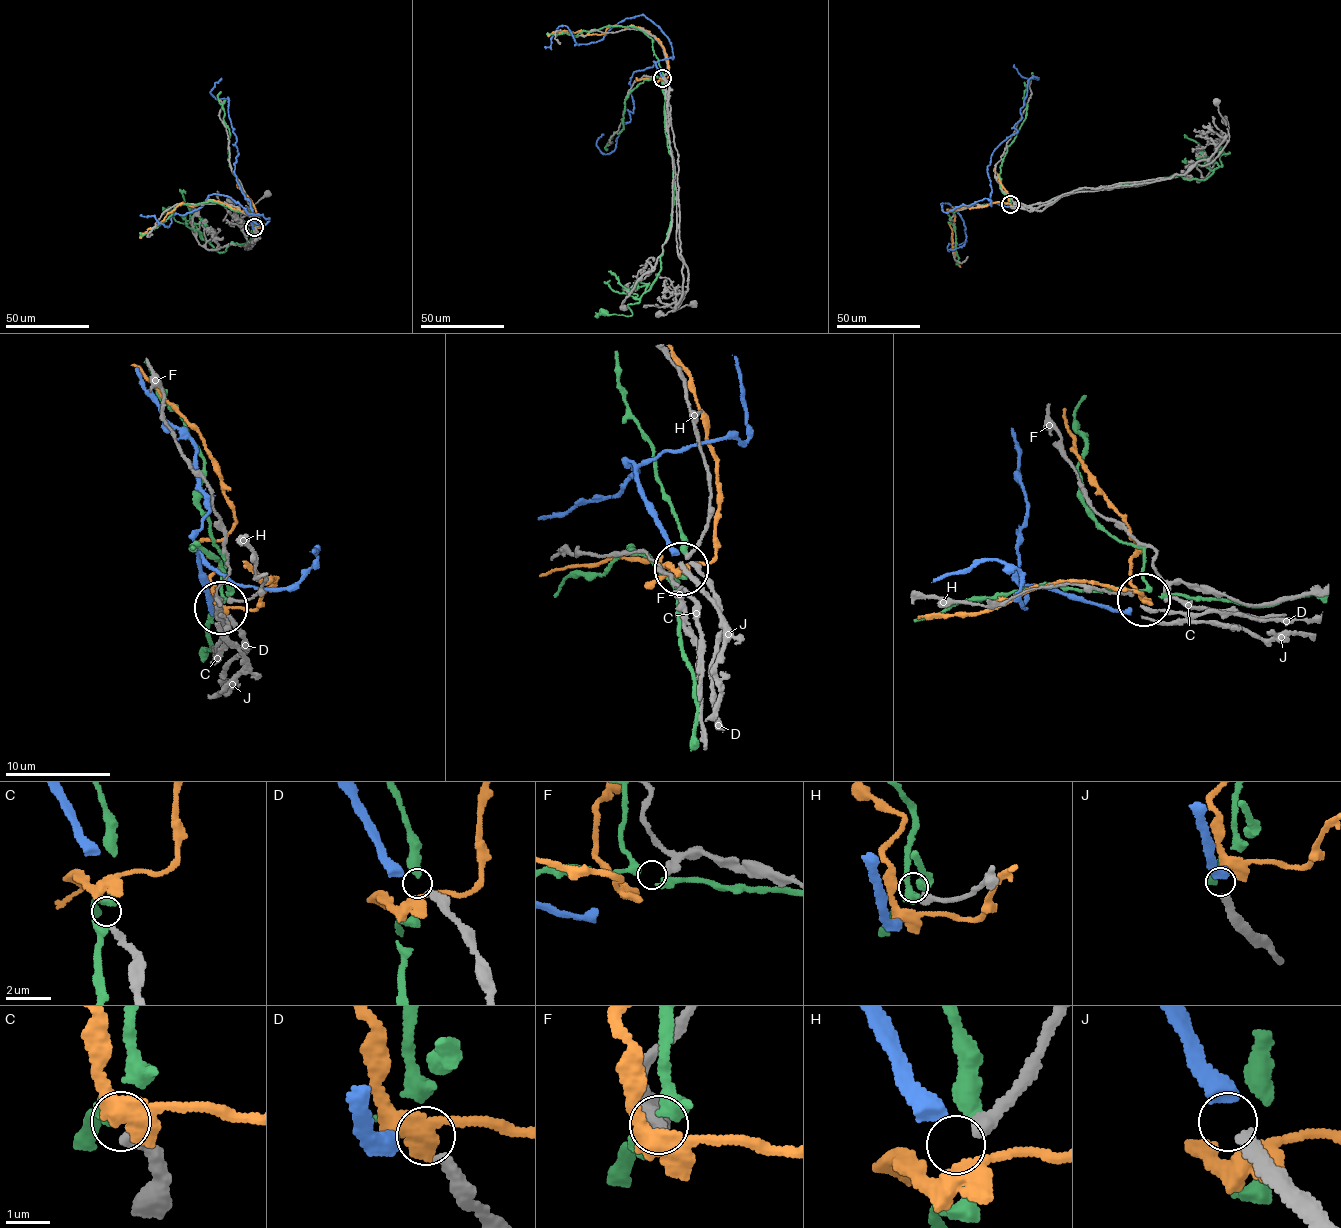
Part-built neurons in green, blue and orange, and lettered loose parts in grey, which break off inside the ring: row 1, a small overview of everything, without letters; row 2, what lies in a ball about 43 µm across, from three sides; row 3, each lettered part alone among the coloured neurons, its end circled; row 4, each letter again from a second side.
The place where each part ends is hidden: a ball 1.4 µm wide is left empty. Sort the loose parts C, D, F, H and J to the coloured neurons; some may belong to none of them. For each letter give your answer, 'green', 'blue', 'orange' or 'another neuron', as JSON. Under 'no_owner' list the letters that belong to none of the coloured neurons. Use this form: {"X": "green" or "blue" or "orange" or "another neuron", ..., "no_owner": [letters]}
{"C": "orange", "D": "another neuron", "F": "another neuron", "H": "another neuron", "J": "blue", "no_owner": ["D", "F", "H"]}

